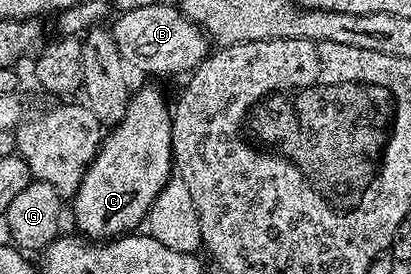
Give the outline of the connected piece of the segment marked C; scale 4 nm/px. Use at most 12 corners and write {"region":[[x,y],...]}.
{"region":[[154,87],[70,199],[77,231],[135,231],[173,174],[170,106]]}

